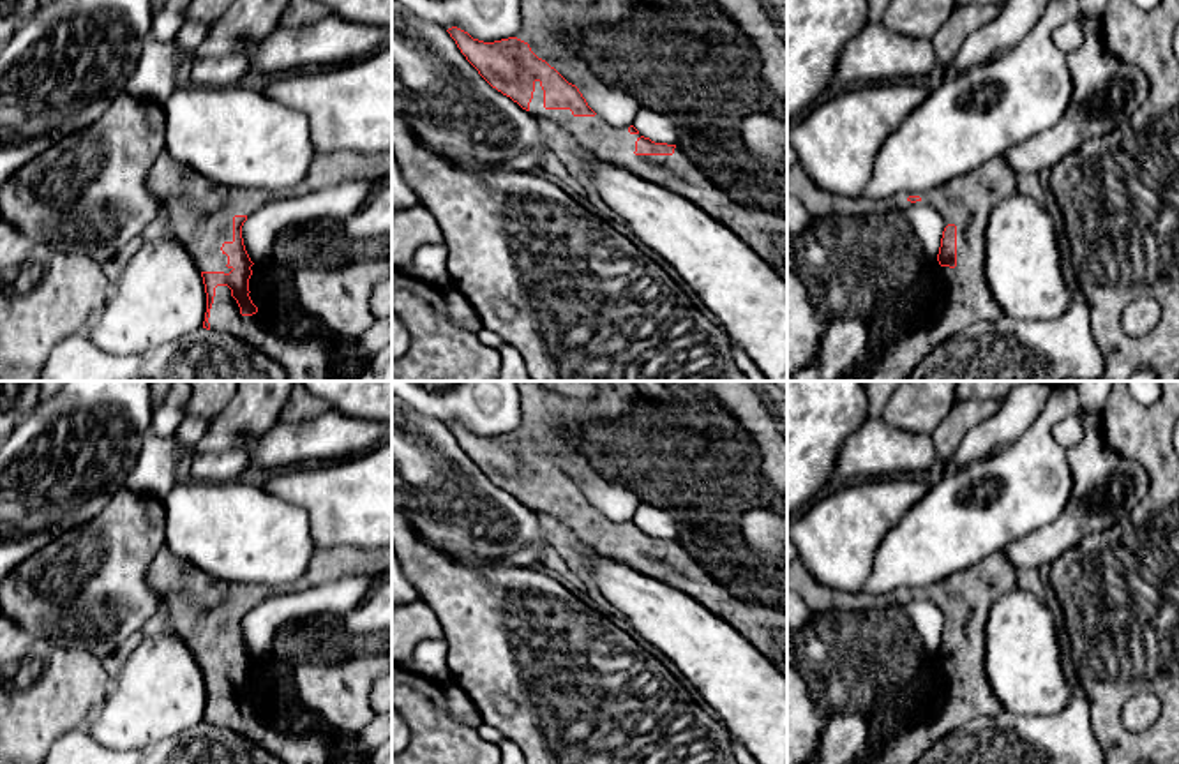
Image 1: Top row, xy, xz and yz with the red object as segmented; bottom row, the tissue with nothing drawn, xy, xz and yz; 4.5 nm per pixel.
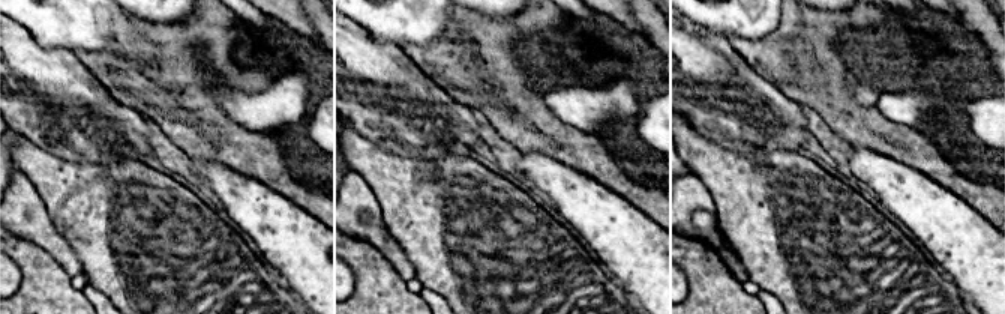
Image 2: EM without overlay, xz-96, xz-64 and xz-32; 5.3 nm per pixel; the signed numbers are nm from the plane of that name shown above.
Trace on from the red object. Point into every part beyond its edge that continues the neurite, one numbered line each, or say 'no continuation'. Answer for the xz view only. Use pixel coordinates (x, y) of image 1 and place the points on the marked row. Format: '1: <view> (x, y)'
1: xz (765, 232)

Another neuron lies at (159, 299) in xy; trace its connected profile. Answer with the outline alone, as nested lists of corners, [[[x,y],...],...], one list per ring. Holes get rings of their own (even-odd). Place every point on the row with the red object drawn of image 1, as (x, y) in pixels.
[[[169,235],[145,243],[111,286],[104,309],[85,328],[90,342],[108,353],[132,355],[176,342],[203,330],[207,293],[198,263]]]

